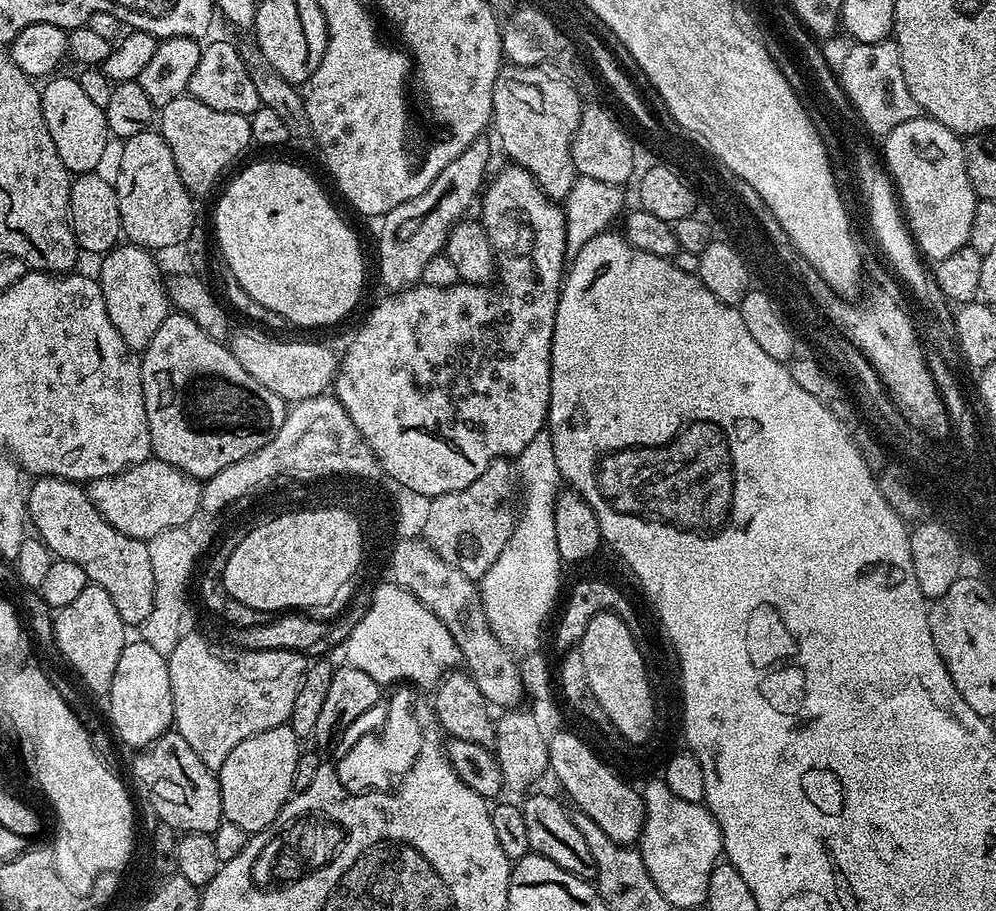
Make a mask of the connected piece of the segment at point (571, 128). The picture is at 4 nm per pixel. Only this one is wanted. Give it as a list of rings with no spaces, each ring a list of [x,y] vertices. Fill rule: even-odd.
[[[511,64],[501,67],[493,99],[492,128],[508,158],[526,169],[548,197],[563,201],[578,175],[572,157],[572,139],[578,130],[582,100],[572,97],[557,75],[541,67]]]

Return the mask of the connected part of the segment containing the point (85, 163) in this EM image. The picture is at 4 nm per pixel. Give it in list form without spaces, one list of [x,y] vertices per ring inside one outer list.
[[[57,75],[43,85],[40,94],[42,114],[46,118],[46,130],[54,138],[58,158],[67,166],[69,173],[83,174],[97,171],[104,160],[104,151],[108,148],[110,133],[104,117],[103,108],[94,106],[89,96],[82,91],[79,79]]]

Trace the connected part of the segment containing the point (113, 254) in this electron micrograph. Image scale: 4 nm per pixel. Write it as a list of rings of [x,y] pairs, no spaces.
[[[124,242],[103,253],[101,260],[104,261],[101,262],[100,273],[98,273],[102,298],[106,302],[106,314],[110,314],[110,322],[114,322],[114,330],[122,334],[122,342],[126,342],[126,346],[137,354],[143,353],[144,348],[150,346],[150,338],[154,338],[158,326],[162,326],[170,311],[166,280],[165,277],[160,277],[160,268],[152,256],[155,255],[149,249]]]

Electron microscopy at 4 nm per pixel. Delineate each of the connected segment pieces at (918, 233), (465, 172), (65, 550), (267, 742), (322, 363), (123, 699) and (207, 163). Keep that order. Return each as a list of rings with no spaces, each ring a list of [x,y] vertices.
[[[923,114],[917,115],[916,119],[910,122],[902,122],[902,126],[894,126],[894,130],[887,132],[883,140],[882,160],[898,193],[903,217],[907,221],[908,231],[911,232],[917,249],[925,257],[928,255],[929,261],[932,262],[954,254],[954,250],[968,243],[970,222],[974,222],[974,206],[978,199],[966,174],[964,140],[946,126],[942,126],[942,122],[930,120]]]
[[[484,138],[475,140],[434,178],[434,182],[430,182],[430,186],[426,186],[426,190],[422,190],[422,194],[418,194],[418,198],[394,206],[394,210],[379,221],[380,280],[389,293],[403,292],[421,283],[426,264],[443,253],[450,230],[469,215],[468,207],[477,203],[486,184],[484,174],[488,170],[488,159],[492,156],[492,148],[486,141]]]
[[[42,476],[31,481],[32,489],[29,487],[26,492],[26,516],[36,527],[35,535],[44,541],[44,545],[52,551],[53,557],[69,559],[77,566],[82,566],[86,578],[93,584],[102,586],[106,594],[118,606],[118,614],[126,626],[143,626],[150,612],[154,610],[155,584],[153,567],[150,566],[149,551],[147,543],[142,540],[135,540],[110,526],[102,514],[90,502],[87,491],[77,481],[63,480],[60,476]]]
[[[280,724],[246,738],[246,742],[238,742],[238,746],[230,750],[226,762],[222,762],[218,769],[225,820],[234,822],[234,826],[242,826],[242,830],[249,834],[261,832],[276,821],[294,792],[292,783],[301,754],[300,739],[291,726]]]
[[[256,326],[250,328],[240,328],[231,333],[230,347],[234,358],[242,362],[242,370],[250,374],[250,378],[255,378],[257,382],[262,382],[266,390],[278,394],[285,402],[297,402],[306,399],[314,399],[315,396],[323,396],[333,387],[338,371],[338,356],[331,352],[324,344],[311,344],[308,340],[271,340],[267,331]]]
[[[137,638],[133,644],[132,641],[125,643],[118,667],[114,669],[114,678],[116,682],[106,693],[108,716],[122,743],[129,744],[132,750],[143,750],[174,724],[168,657],[158,654],[143,638]]]
[[[187,94],[174,98],[174,102],[166,102],[166,106],[159,109],[158,131],[160,137],[166,142],[166,146],[170,146],[170,154],[174,156],[174,166],[186,190],[196,198],[206,195],[215,186],[216,179],[243,154],[244,147],[252,144],[249,117],[242,114],[230,114],[226,110],[213,110],[211,106],[206,106]]]

